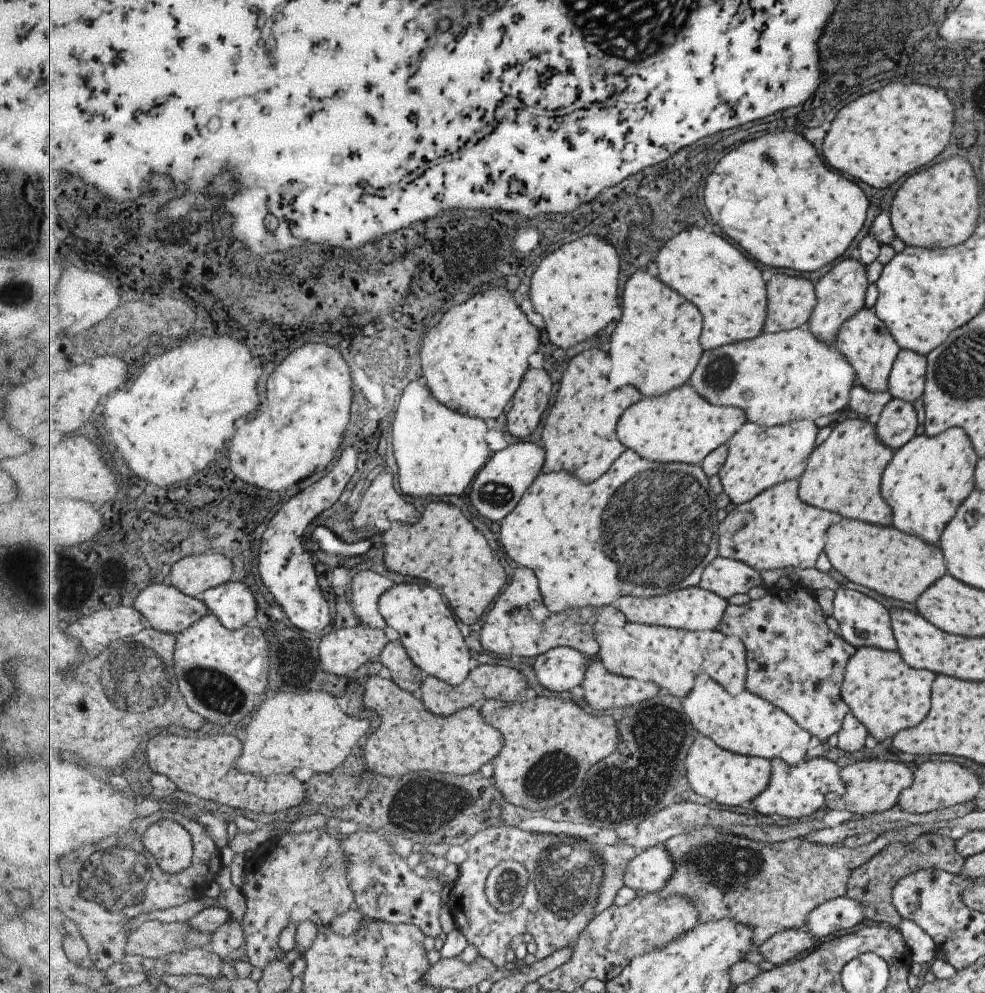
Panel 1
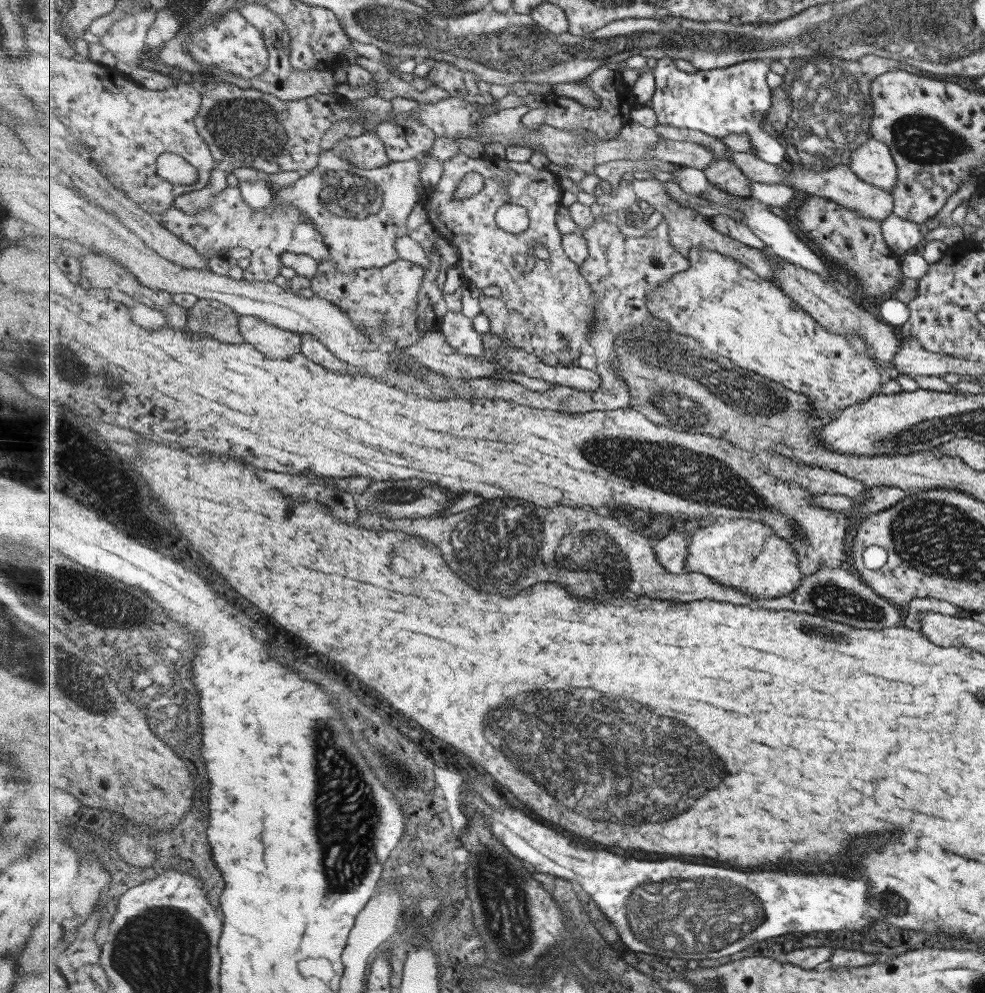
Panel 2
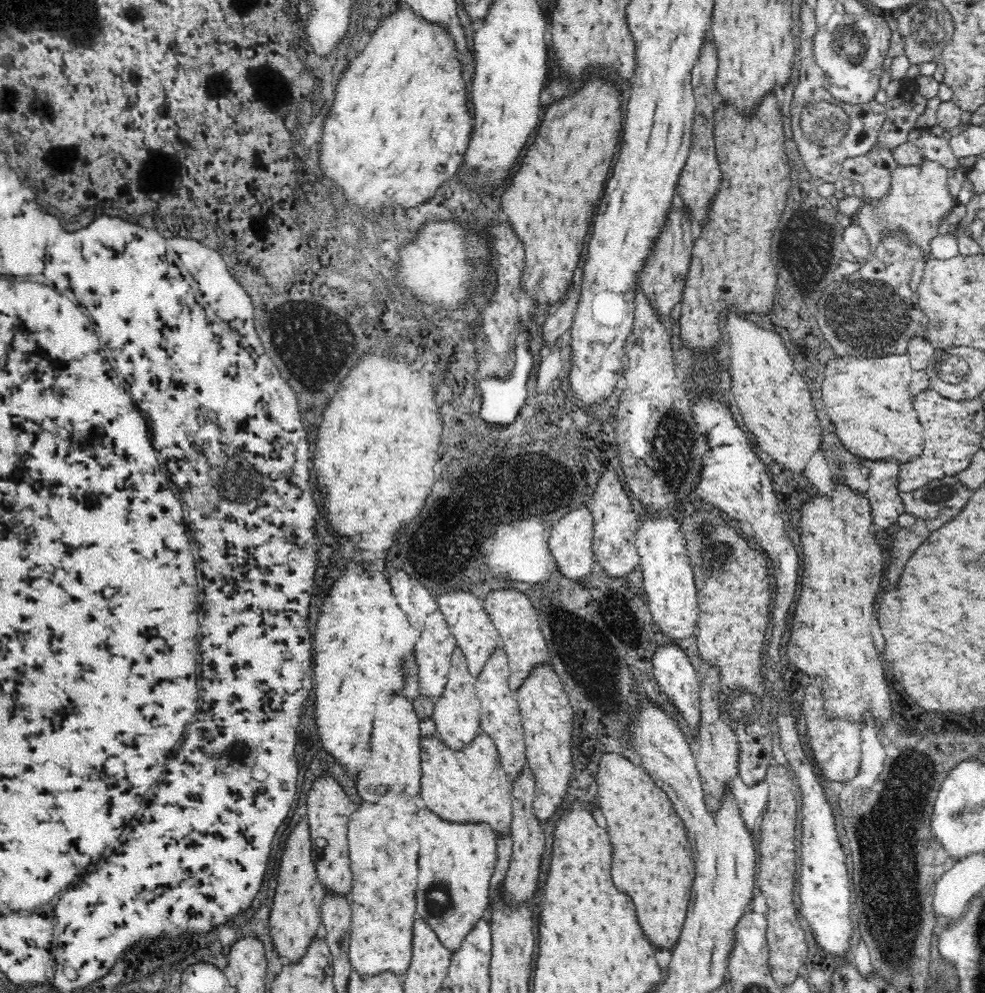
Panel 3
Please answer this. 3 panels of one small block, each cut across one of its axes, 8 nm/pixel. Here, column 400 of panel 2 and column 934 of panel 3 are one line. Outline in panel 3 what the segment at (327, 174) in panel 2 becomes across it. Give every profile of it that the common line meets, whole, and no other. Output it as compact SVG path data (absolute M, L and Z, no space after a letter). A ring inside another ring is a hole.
M925 159L920 165L898 165L891 174L890 192L878 202L862 202L855 223L868 233L870 243L876 248L886 236L904 236L906 243L915 246L924 262L935 259L932 242L939 236L939 227L958 205L950 192L948 169L939 162Z

